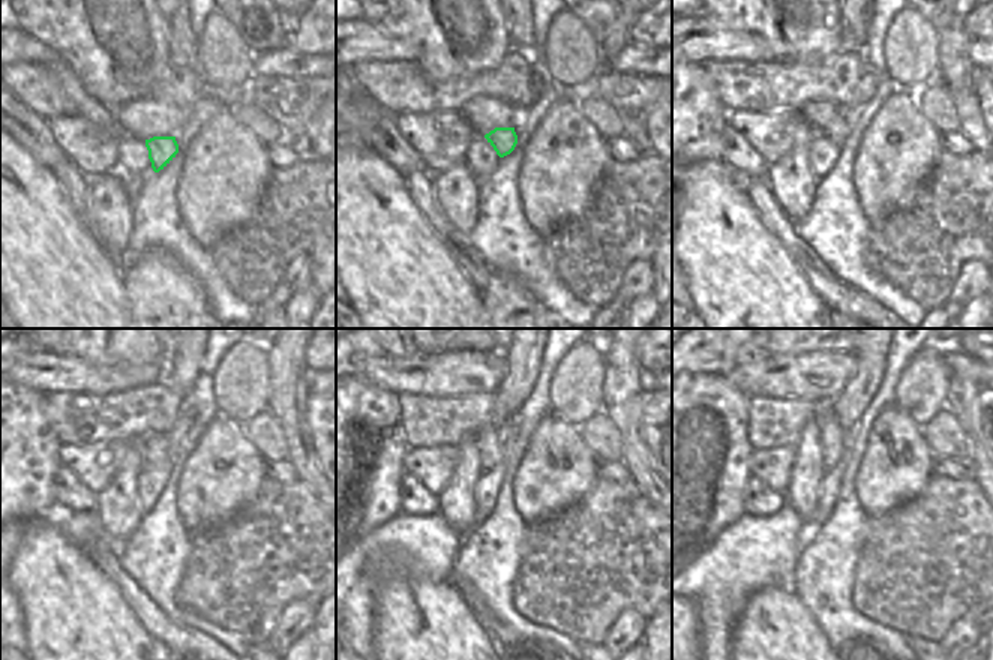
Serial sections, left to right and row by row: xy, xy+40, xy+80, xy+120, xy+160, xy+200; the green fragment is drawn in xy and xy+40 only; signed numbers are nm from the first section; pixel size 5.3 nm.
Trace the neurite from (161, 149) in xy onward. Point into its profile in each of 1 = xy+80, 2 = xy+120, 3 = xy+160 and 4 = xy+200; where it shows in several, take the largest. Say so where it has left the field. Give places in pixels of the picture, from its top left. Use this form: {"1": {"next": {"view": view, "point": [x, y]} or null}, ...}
{"1": {"next": {"view": "xy+80", "point": [837, 131]}}, "2": {"next": {"view": "xy+120", "point": [155, 447]}}, "3": {"next": {"view": "xy+160", "point": [489, 440]}}, "4": {"next": {"view": "xy+200", "point": [831, 434]}}}

